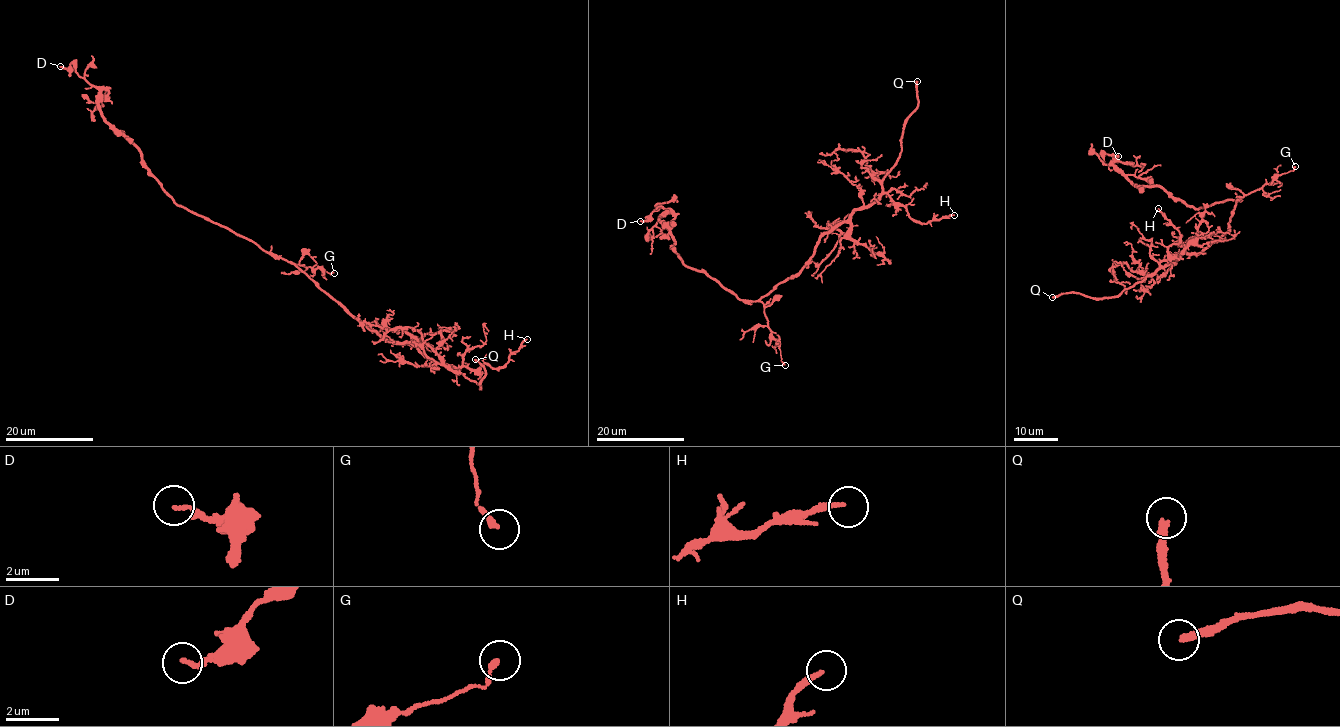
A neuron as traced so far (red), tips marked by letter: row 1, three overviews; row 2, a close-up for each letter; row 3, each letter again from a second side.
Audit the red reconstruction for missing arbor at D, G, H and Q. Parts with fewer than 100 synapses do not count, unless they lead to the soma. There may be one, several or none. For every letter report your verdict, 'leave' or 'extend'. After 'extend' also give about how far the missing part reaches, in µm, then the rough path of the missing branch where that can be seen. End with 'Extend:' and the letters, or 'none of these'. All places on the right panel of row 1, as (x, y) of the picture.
D: leave
G: leave
H: leave
Q: extend; about 15 µm are missing; missing branch runs (1052, 297), (1042, 297), (1035, 285), (1027, 284)
Extend: Q

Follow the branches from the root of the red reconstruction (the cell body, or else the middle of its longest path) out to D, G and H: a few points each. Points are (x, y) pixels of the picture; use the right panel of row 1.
D: (1235, 207), (1239, 199), (1194, 208), (1158, 186), (1140, 187), (1103, 163), (1104, 154), (1118, 156)
G: (1235, 207), (1237, 199), (1271, 183), (1274, 177), (1295, 166)
H: (1235, 207), (1220, 240), (1162, 266), (1180, 234), (1158, 208)

